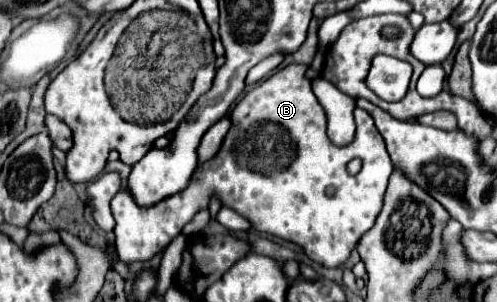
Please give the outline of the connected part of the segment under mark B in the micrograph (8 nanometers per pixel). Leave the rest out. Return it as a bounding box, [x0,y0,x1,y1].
[111,63,393,267]

